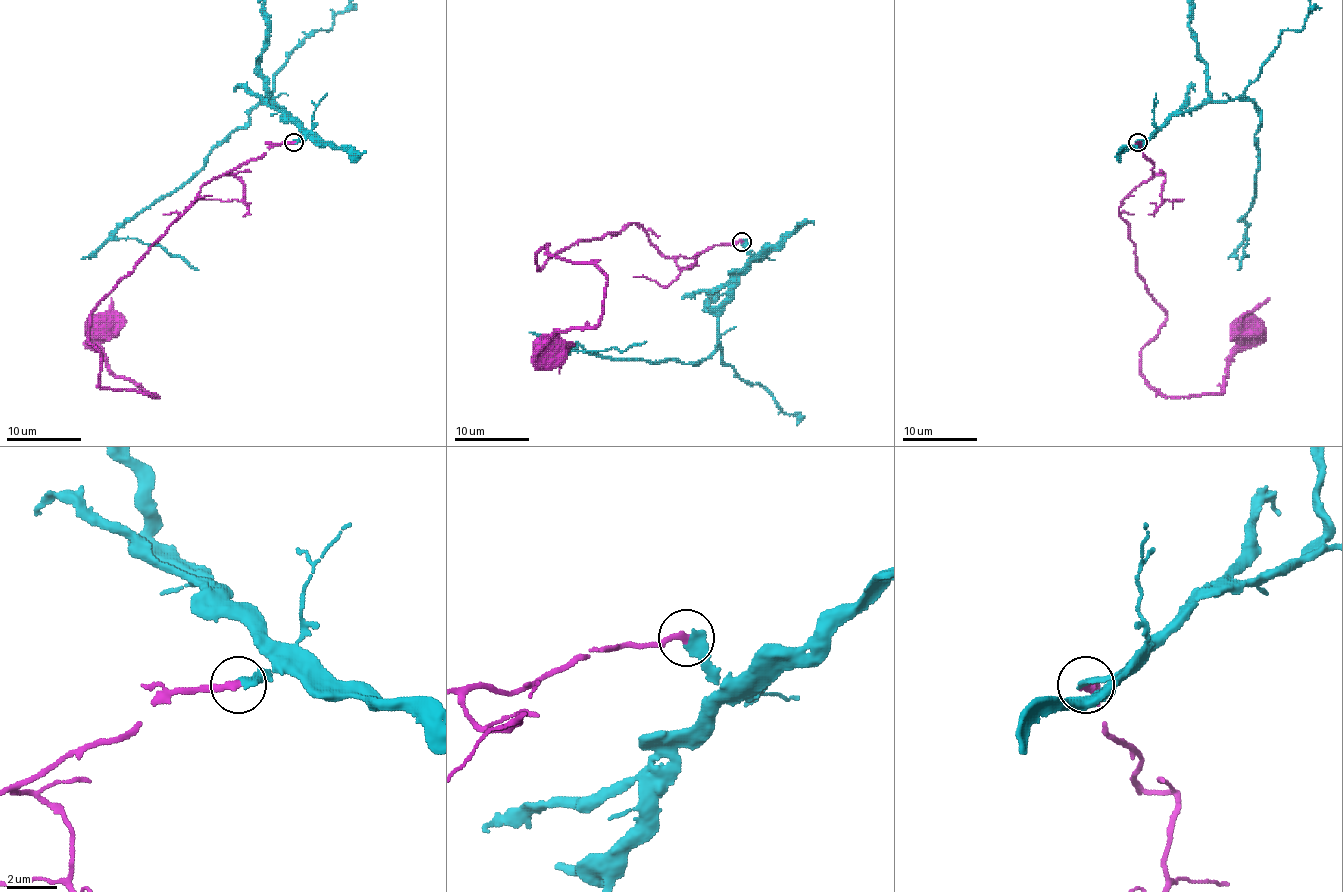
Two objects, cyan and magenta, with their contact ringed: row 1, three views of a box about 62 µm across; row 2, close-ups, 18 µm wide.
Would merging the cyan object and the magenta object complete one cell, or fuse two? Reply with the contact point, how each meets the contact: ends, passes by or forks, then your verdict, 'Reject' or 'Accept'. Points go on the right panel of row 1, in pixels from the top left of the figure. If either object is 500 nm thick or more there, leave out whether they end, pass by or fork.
Place: (1138, 142). At the ring cyan ends. At the ring magenta ends. Accept

